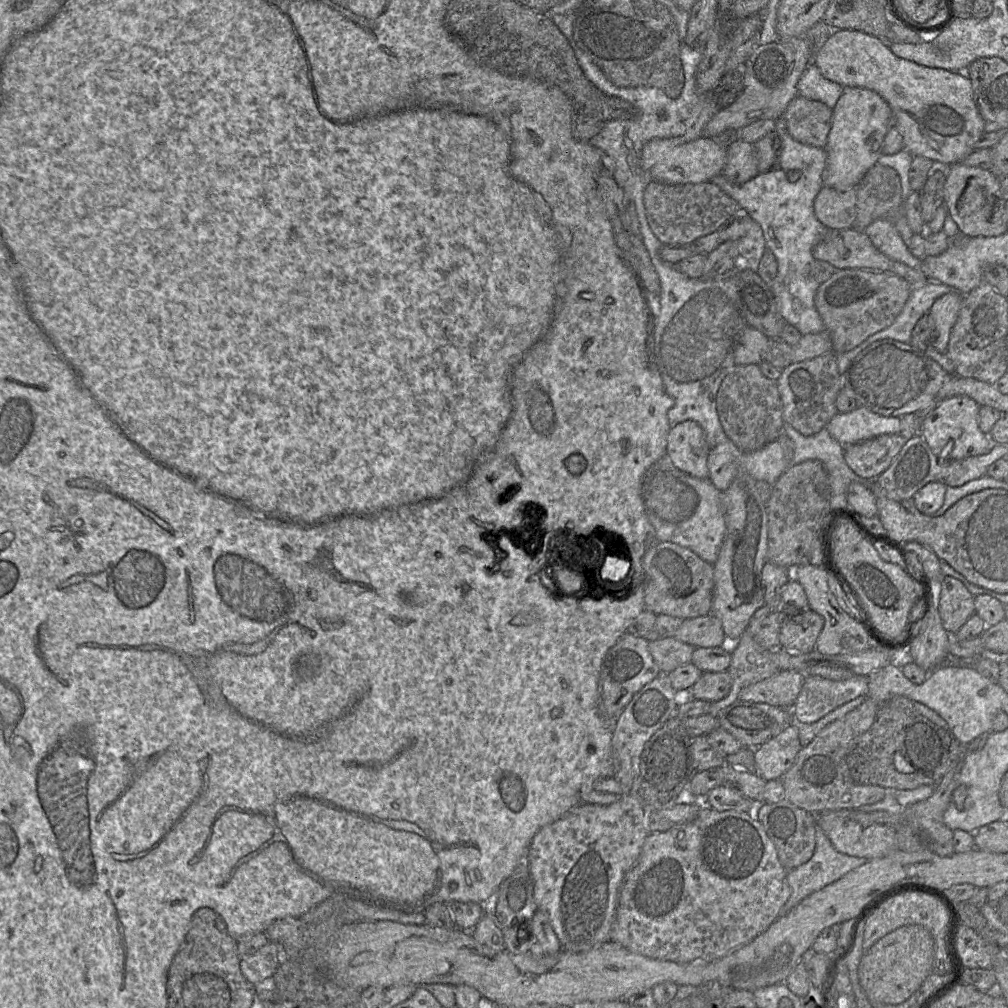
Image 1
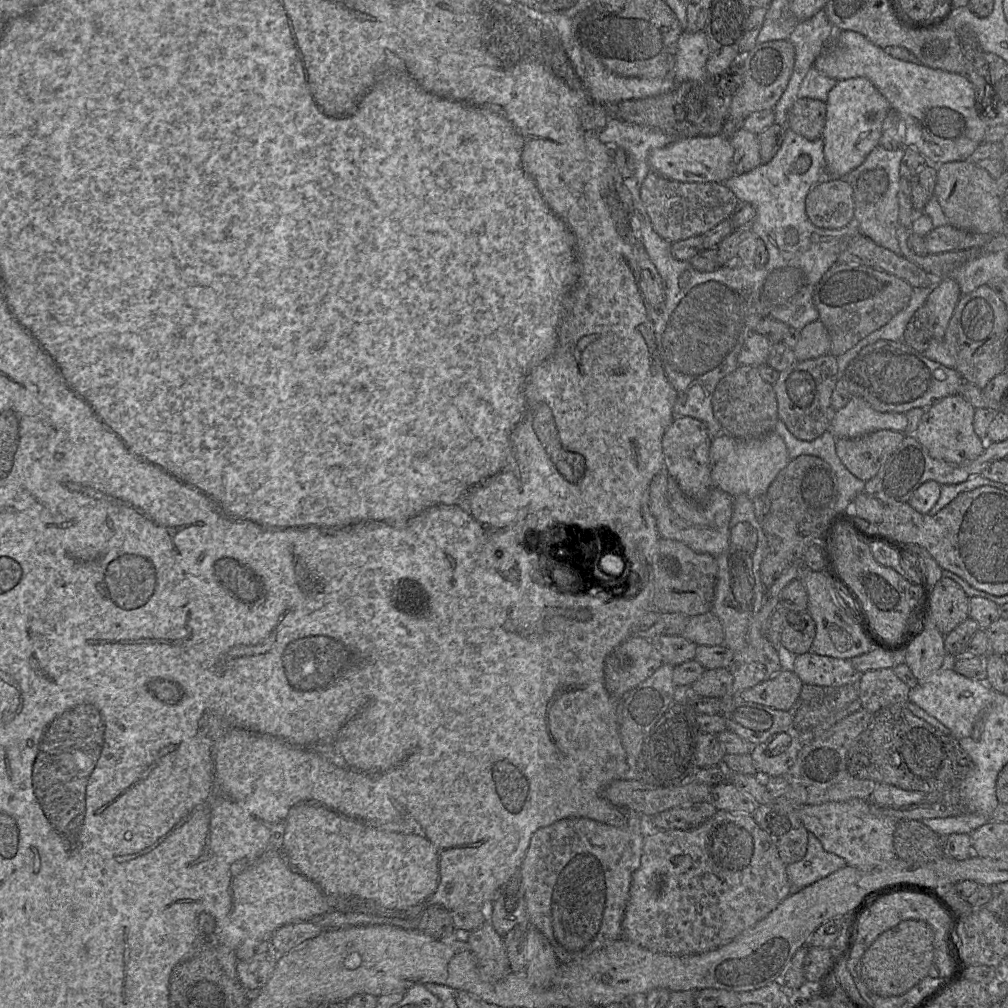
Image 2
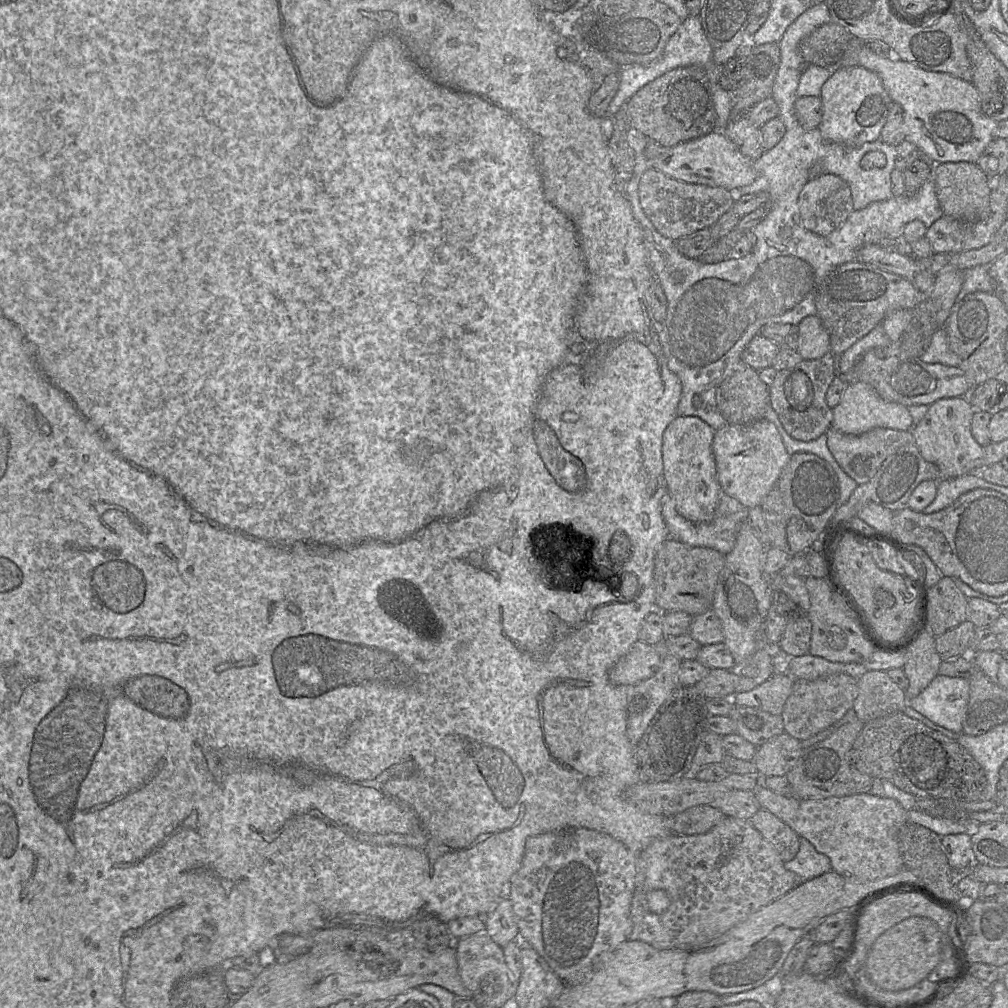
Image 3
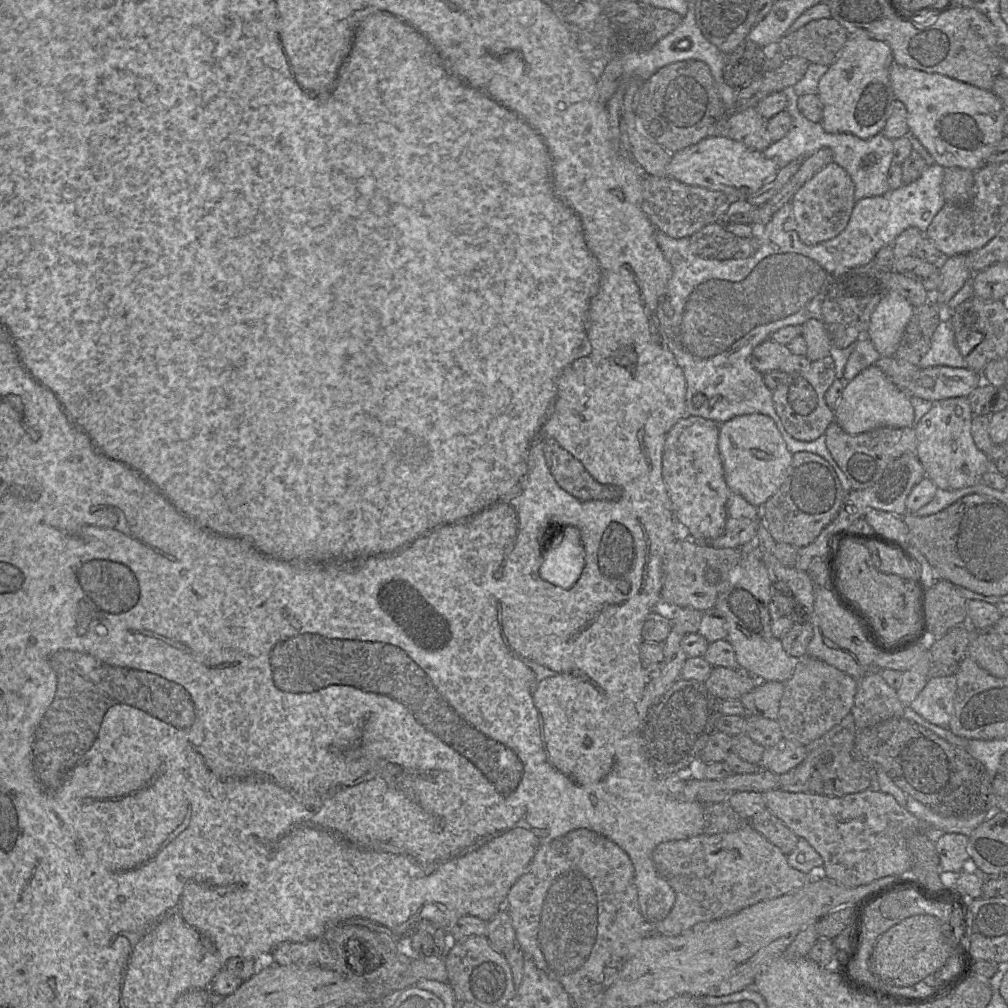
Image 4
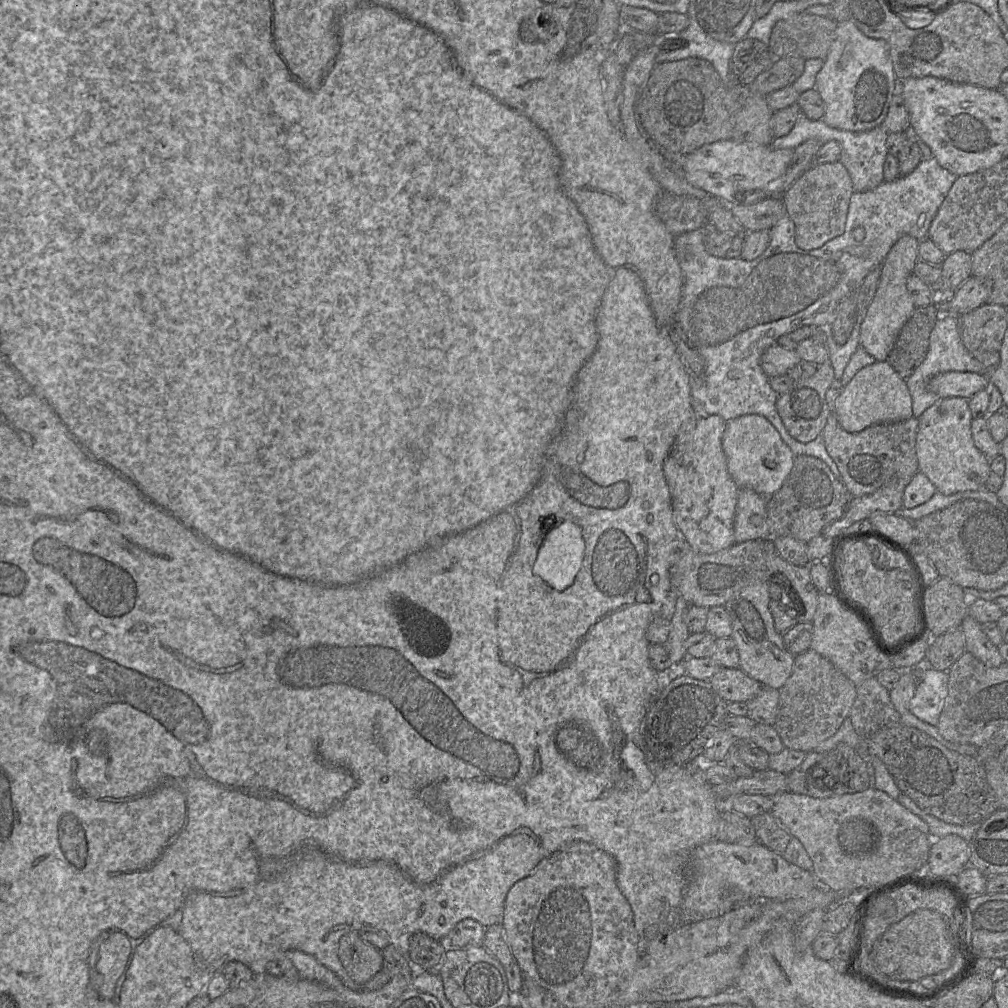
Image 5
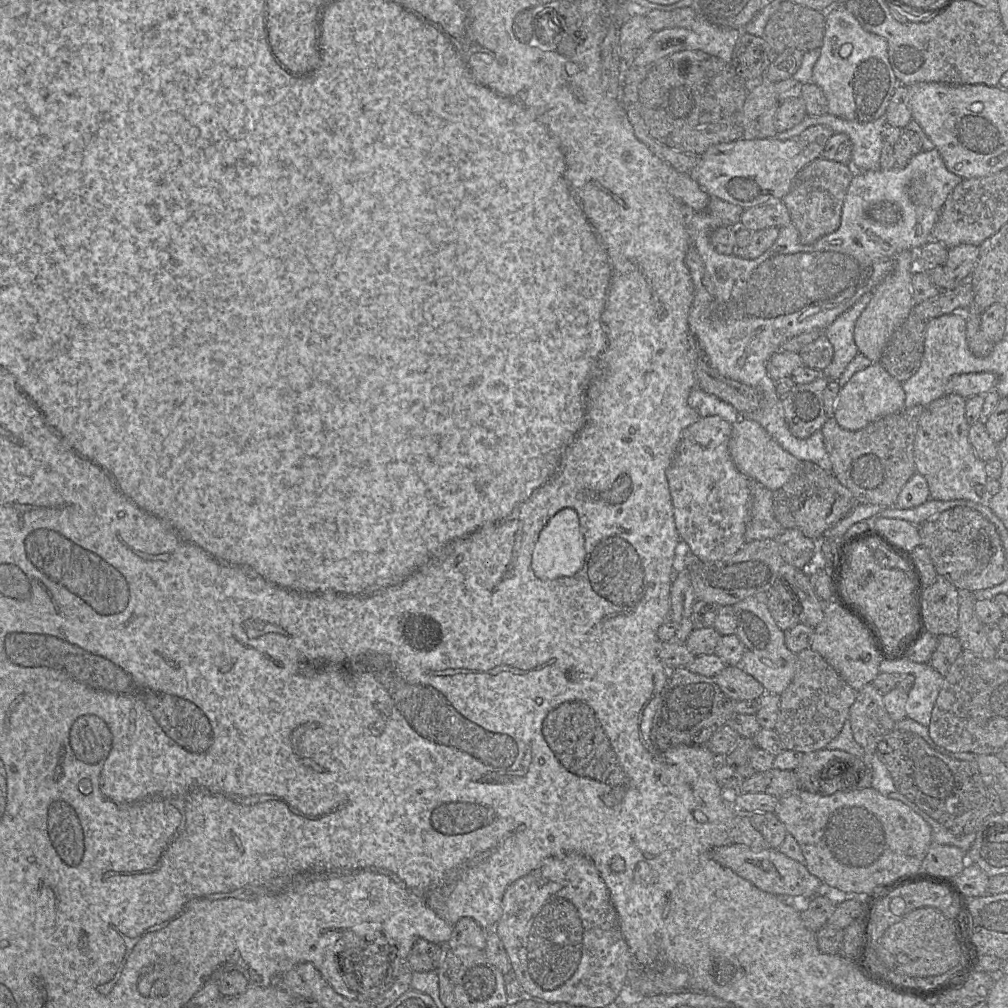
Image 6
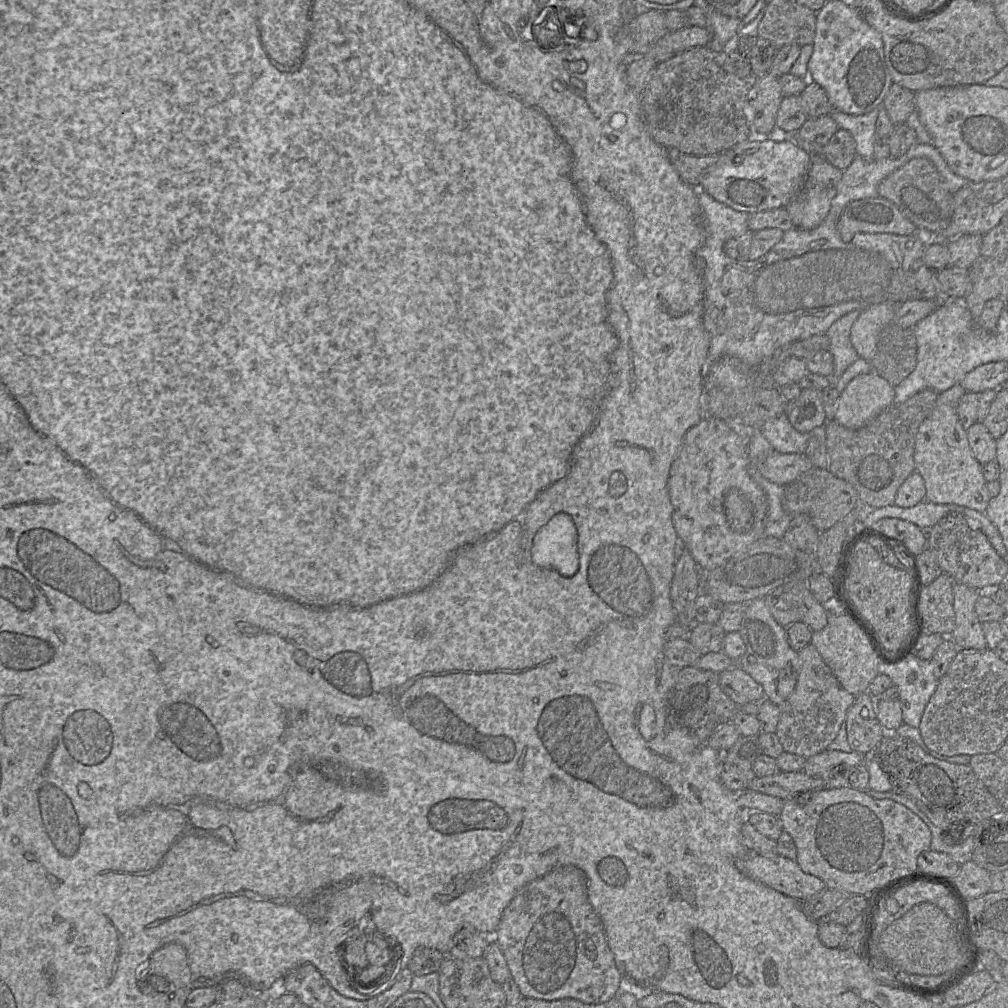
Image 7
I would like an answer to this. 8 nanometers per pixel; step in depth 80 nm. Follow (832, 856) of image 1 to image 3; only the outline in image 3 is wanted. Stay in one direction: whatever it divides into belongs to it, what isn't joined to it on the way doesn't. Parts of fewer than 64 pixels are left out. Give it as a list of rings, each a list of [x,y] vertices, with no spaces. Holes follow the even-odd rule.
[[[800,838],[799,851],[795,858],[784,862],[785,868],[807,881],[831,871],[830,859],[819,853],[805,838]]]

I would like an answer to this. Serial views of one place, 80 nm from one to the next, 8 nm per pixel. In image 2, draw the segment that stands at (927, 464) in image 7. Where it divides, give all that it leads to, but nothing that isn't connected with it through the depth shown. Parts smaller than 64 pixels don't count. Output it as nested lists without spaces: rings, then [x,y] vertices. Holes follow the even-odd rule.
[[[960,394],[944,397],[926,409],[914,436],[934,459],[957,465],[969,462],[979,457],[987,444],[974,431],[975,410]]]

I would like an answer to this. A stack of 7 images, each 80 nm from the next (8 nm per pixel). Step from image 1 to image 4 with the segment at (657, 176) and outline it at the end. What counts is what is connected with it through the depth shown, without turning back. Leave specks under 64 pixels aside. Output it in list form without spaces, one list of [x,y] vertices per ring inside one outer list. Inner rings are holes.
[[[724,135],[707,137],[697,144],[673,153],[666,167],[667,176],[686,185],[723,192],[731,200],[746,200],[778,170],[777,163],[766,158],[762,152],[749,149]]]

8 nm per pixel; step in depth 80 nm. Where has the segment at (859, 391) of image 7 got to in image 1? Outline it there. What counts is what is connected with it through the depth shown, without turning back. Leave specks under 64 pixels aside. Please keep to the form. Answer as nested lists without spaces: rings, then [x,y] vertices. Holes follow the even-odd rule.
[[[858,406],[851,412],[836,413],[827,428],[836,441],[846,446],[883,434],[899,434],[900,418],[882,416]]]

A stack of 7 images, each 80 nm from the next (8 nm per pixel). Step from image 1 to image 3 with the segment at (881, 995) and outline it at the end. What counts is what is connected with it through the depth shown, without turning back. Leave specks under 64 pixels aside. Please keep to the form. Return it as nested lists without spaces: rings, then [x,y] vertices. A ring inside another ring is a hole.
[[[910,917],[880,935],[866,958],[866,970],[871,981],[886,991],[911,988],[926,979],[938,965],[941,954],[941,931],[925,917]]]

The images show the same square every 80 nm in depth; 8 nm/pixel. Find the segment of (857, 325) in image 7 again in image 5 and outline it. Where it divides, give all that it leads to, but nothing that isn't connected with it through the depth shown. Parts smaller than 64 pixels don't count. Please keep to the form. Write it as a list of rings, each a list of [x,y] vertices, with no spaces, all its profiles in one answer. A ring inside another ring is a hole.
[[[910,235],[902,236],[892,246],[882,264],[877,290],[860,325],[860,346],[876,361],[887,361],[900,330],[916,308],[907,290],[906,282],[919,261],[919,242]]]

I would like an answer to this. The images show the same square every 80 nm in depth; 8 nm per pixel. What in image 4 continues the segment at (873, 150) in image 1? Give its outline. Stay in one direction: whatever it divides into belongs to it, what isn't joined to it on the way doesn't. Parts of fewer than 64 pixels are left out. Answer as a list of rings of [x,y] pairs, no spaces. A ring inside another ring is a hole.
[[[849,34],[839,56],[818,83],[818,96],[824,106],[821,121],[824,130],[850,133],[861,139],[881,133],[895,99],[889,77],[893,63],[892,51],[886,43],[866,35]]]

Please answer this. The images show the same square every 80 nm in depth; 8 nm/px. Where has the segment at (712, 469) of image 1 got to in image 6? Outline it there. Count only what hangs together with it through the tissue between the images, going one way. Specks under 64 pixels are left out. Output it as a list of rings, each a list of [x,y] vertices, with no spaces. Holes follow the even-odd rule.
[[[739,418],[732,424],[729,451],[739,472],[772,492],[781,488],[800,466],[800,461],[784,450],[758,422],[748,418]]]

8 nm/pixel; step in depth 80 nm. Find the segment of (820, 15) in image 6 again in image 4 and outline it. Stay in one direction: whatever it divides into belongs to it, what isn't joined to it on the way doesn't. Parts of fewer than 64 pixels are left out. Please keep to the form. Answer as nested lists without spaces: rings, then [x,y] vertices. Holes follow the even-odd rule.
[[[832,17],[812,20],[784,35],[772,51],[783,58],[801,57],[810,63],[830,66],[840,54],[849,34]]]

